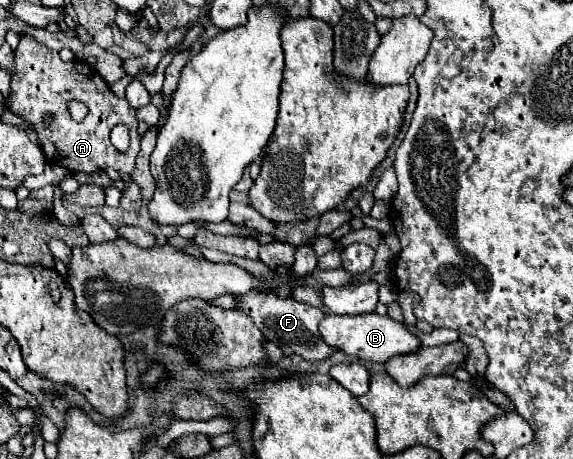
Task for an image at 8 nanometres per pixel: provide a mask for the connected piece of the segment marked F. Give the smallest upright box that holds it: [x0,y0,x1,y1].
[237,292,333,360]

